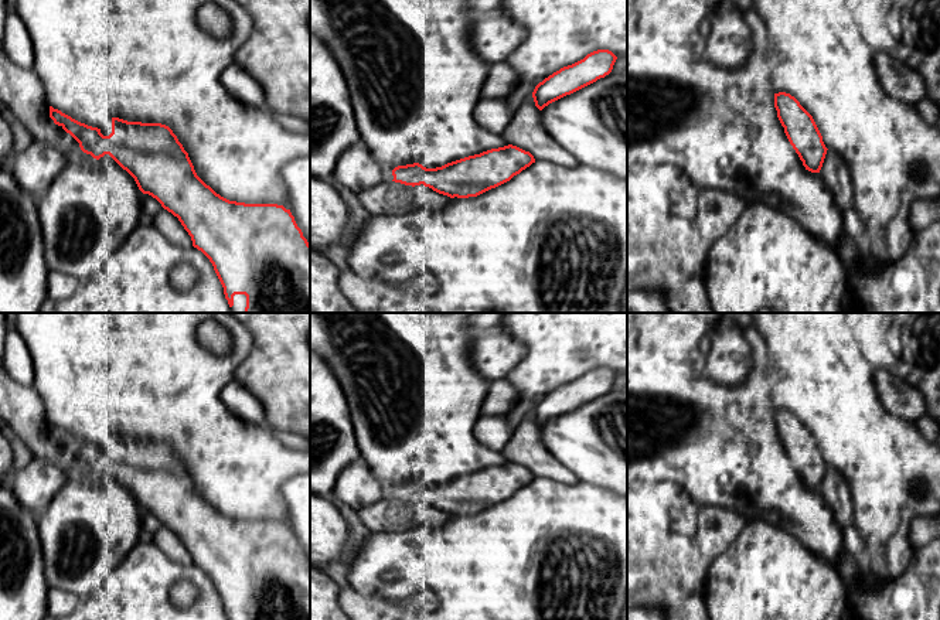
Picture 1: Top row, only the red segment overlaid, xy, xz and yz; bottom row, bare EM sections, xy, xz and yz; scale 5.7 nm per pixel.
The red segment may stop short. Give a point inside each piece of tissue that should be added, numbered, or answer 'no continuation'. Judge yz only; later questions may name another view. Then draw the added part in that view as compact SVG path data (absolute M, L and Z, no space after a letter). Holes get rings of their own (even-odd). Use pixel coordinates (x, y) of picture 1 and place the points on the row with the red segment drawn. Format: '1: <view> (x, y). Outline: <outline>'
no continuation

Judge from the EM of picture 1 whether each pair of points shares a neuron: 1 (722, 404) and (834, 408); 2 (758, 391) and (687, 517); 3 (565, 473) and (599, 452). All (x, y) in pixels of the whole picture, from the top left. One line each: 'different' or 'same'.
1: different
2: different
3: different

